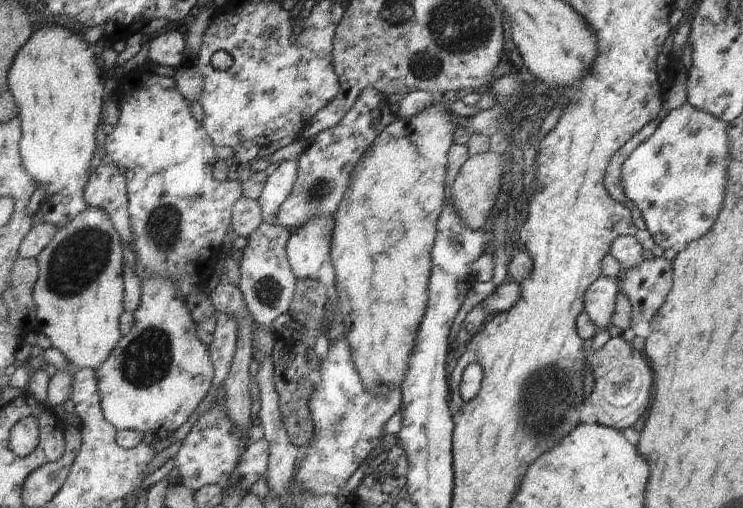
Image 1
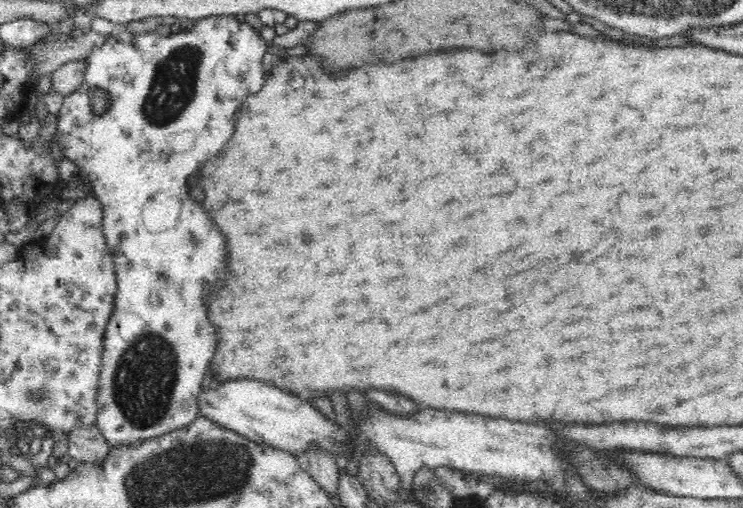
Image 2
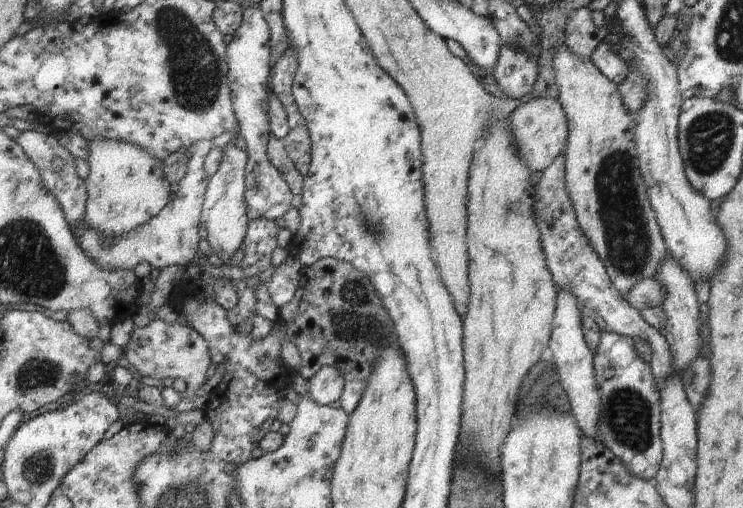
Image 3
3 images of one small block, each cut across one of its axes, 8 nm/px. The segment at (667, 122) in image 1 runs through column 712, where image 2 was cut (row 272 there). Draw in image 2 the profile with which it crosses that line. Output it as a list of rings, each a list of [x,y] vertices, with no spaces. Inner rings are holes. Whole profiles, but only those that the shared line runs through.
[[[220,15],[220,16],[206,16],[206,18],[201,18],[196,20],[196,24],[194,24],[191,30],[181,30],[180,32],[173,34],[170,33],[166,36],[161,36],[160,34],[156,34],[156,32],[148,32],[148,33],[132,33],[127,32],[126,30],[121,30],[118,25],[116,25],[109,39],[100,45],[100,48],[95,48],[89,55],[88,58],[85,58],[87,61],[85,77],[83,83],[80,85],[80,88],[76,89],[74,94],[70,94],[69,96],[64,97],[63,104],[59,113],[57,114],[57,126],[56,126],[56,134],[54,134],[54,138],[56,138],[56,143],[58,143],[58,147],[60,147],[60,151],[62,151],[63,158],[66,158],[72,163],[76,164],[76,169],[78,169],[77,175],[87,177],[92,186],[91,195],[96,197],[103,208],[103,231],[106,238],[106,243],[109,246],[110,252],[113,256],[113,261],[115,264],[116,271],[116,280],[117,280],[117,291],[115,296],[115,308],[113,315],[110,317],[109,323],[106,327],[106,332],[104,333],[104,350],[102,357],[102,366],[100,369],[100,380],[99,387],[97,390],[97,421],[95,422],[96,427],[100,429],[100,433],[104,435],[106,438],[107,444],[111,450],[114,448],[126,448],[126,446],[130,446],[136,444],[142,444],[142,442],[146,442],[146,440],[156,440],[156,438],[160,438],[161,436],[167,435],[169,432],[173,430],[189,427],[196,418],[199,416],[199,396],[201,394],[200,384],[202,384],[202,380],[204,380],[204,376],[206,376],[206,371],[208,369],[208,362],[212,360],[212,356],[214,356],[214,348],[216,348],[216,344],[218,344],[218,340],[220,340],[220,334],[216,332],[216,328],[210,324],[210,320],[208,320],[208,312],[206,312],[206,306],[202,304],[202,300],[204,300],[204,296],[206,294],[210,294],[210,292],[214,292],[218,286],[220,286],[220,280],[224,278],[224,272],[226,272],[226,240],[224,240],[224,236],[220,234],[220,230],[218,228],[214,228],[212,226],[212,222],[210,222],[210,218],[206,216],[206,212],[202,210],[202,206],[196,202],[196,200],[192,200],[190,196],[188,196],[188,184],[186,184],[186,178],[192,174],[192,172],[196,172],[198,168],[200,168],[200,164],[204,162],[204,160],[208,160],[208,158],[212,158],[212,156],[216,156],[222,148],[224,148],[224,144],[230,140],[230,136],[234,134],[234,126],[232,126],[232,120],[234,120],[234,114],[236,114],[236,110],[240,108],[247,99],[248,96],[252,96],[257,94],[257,92],[264,86],[264,78],[266,78],[266,72],[262,69],[262,56],[266,54],[267,49],[270,44],[266,43],[262,37],[260,37],[259,30],[252,29],[252,26],[249,26],[245,22],[238,22],[235,15]],[[95,88],[102,88],[102,90],[108,91],[108,96],[110,96],[110,108],[108,110],[104,110],[102,114],[99,114],[97,109],[96,97],[92,95],[92,91]]]

